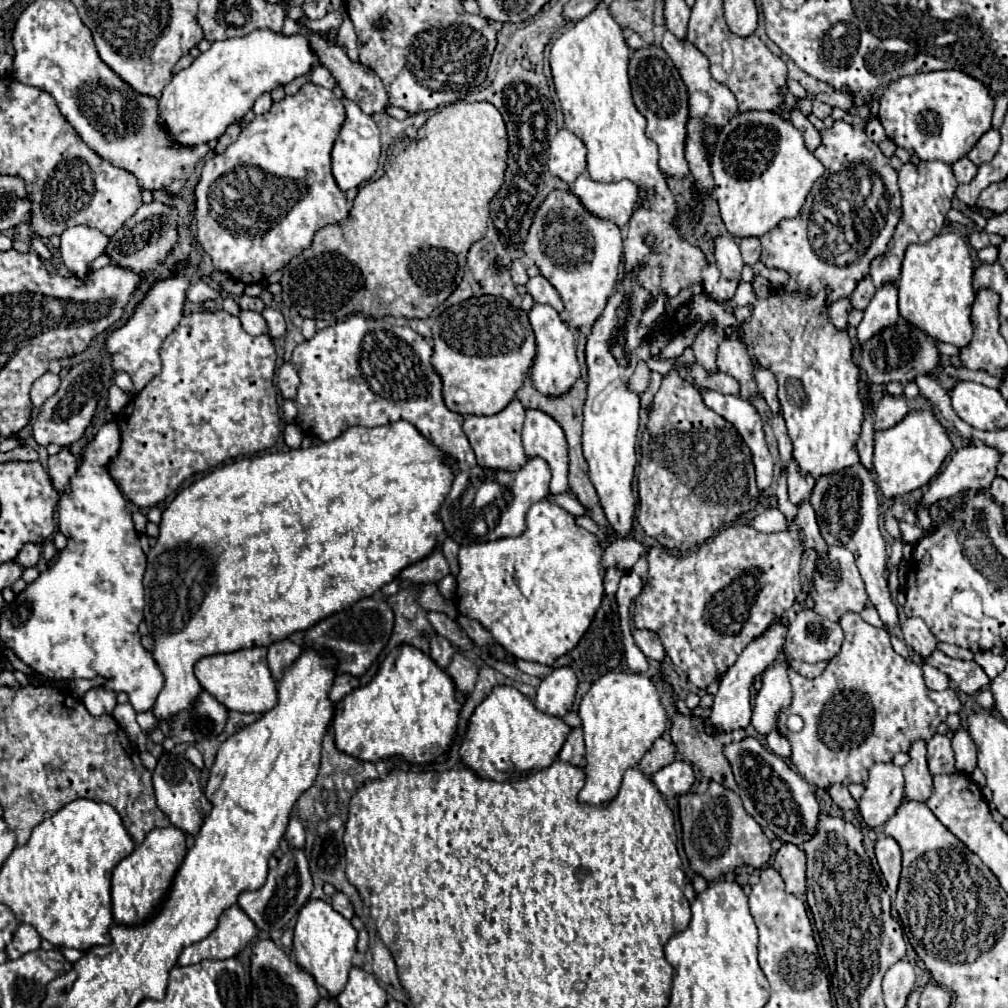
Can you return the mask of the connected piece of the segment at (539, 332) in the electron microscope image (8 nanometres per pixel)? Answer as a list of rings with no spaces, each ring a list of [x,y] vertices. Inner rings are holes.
[[[535,304],[527,316],[533,326],[535,340],[537,340],[537,356],[533,360],[533,384],[539,392],[543,392],[547,396],[561,396],[579,378],[579,362],[575,356],[575,338],[569,332],[567,324],[559,318],[557,310],[551,308],[549,304]]]

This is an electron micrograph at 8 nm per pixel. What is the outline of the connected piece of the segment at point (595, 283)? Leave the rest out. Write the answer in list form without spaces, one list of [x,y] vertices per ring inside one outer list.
[[[553,190],[533,216],[523,252],[561,294],[569,318],[565,322],[573,328],[591,328],[619,278],[623,260],[621,230],[613,222],[593,216],[571,190]]]

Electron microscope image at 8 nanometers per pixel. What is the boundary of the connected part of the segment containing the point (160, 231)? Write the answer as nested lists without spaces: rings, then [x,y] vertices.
[[[151,202],[143,204],[111,238],[105,248],[105,254],[111,258],[111,264],[119,268],[129,268],[135,274],[155,268],[159,262],[165,260],[167,252],[177,242],[177,210],[167,208],[165,204]]]

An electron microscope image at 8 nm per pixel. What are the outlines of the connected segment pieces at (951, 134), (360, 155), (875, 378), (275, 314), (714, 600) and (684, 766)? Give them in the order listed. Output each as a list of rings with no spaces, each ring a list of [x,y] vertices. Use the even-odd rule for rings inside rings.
[[[937,70],[901,76],[883,90],[879,120],[887,138],[921,160],[957,162],[991,128],[995,94],[963,70]]]
[[[335,88],[333,94],[343,102],[345,106],[345,122],[341,126],[341,132],[335,140],[333,152],[331,152],[331,162],[333,162],[333,176],[335,182],[341,190],[349,190],[349,188],[357,188],[359,184],[367,182],[379,166],[379,128],[373,122],[371,116],[367,116],[353,100],[345,98],[345,94],[341,92],[341,88]]]
[[[899,318],[899,322],[895,326],[883,328],[873,338],[869,338],[863,344],[863,354],[861,354],[861,362],[859,362],[859,368],[867,372],[867,376],[873,384],[889,384],[889,382],[909,384],[919,374],[931,374],[939,366],[941,366],[939,340],[925,334],[921,328],[913,326],[905,318]]]
[[[265,308],[261,312],[261,316],[265,318],[267,322],[267,328],[269,328],[269,336],[271,338],[279,338],[285,334],[285,320],[283,320],[283,314],[279,310],[273,310],[273,308]]]
[[[809,500],[799,504],[797,516],[787,520],[787,530],[783,532],[763,534],[751,530],[749,526],[729,526],[721,530],[711,542],[705,542],[697,552],[689,552],[685,556],[673,556],[665,548],[651,548],[647,584],[635,598],[635,626],[643,626],[655,632],[661,638],[665,652],[673,664],[687,672],[687,678],[697,688],[705,690],[713,680],[721,678],[727,668],[735,664],[737,656],[747,644],[763,636],[793,606],[793,600],[801,588],[799,580],[793,580],[793,548],[797,552],[815,548],[819,556],[825,556],[827,552],[827,544],[819,534],[815,512]],[[777,588],[793,588],[793,594],[777,594]]]
[[[675,760],[673,764],[661,768],[661,772],[655,772],[651,780],[663,796],[681,796],[695,784],[695,772],[691,762]]]

